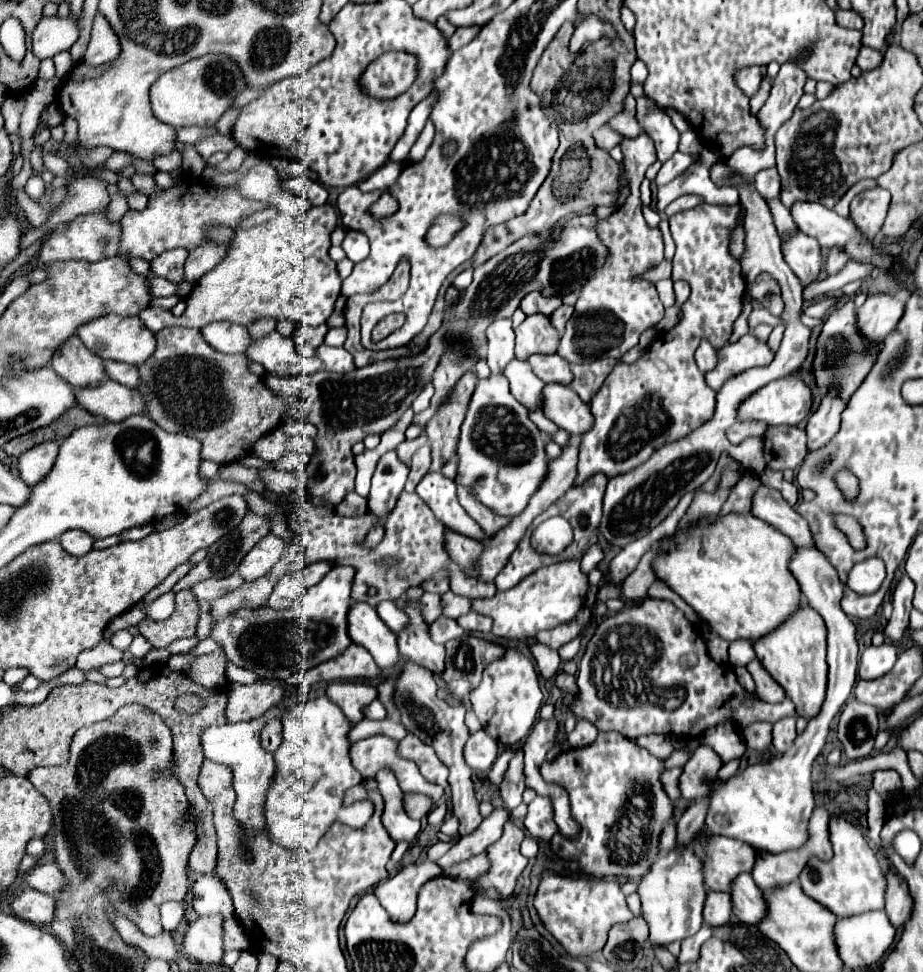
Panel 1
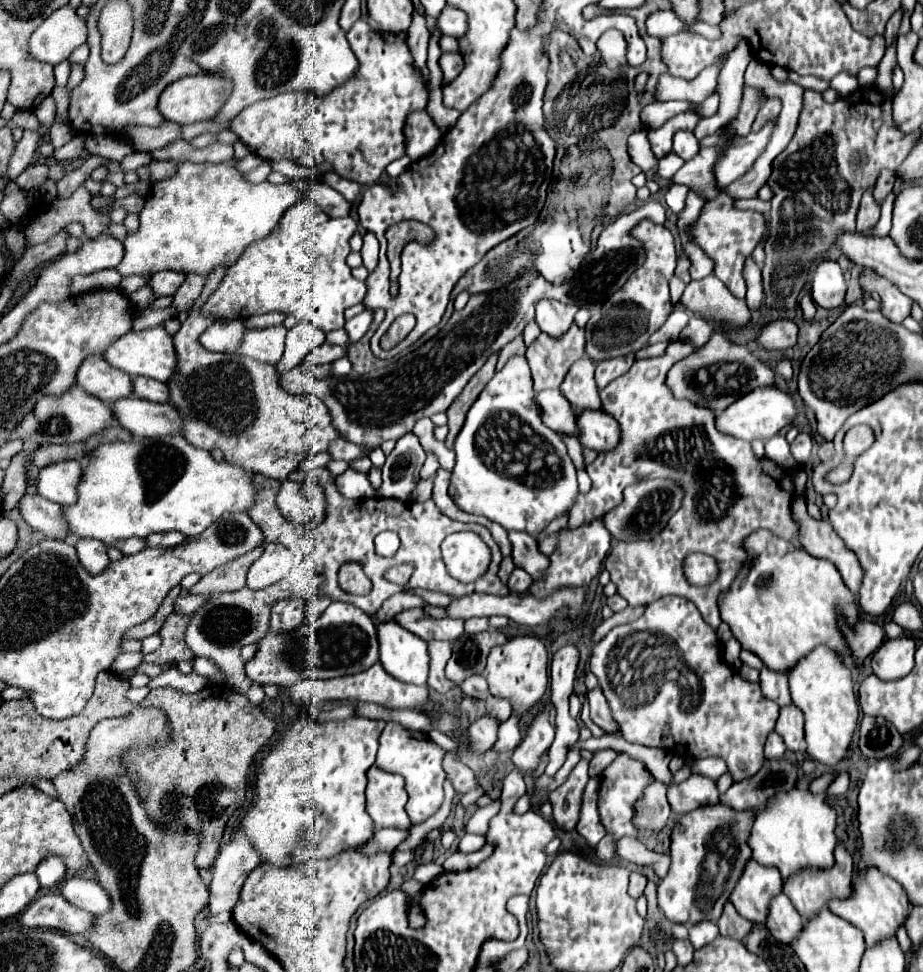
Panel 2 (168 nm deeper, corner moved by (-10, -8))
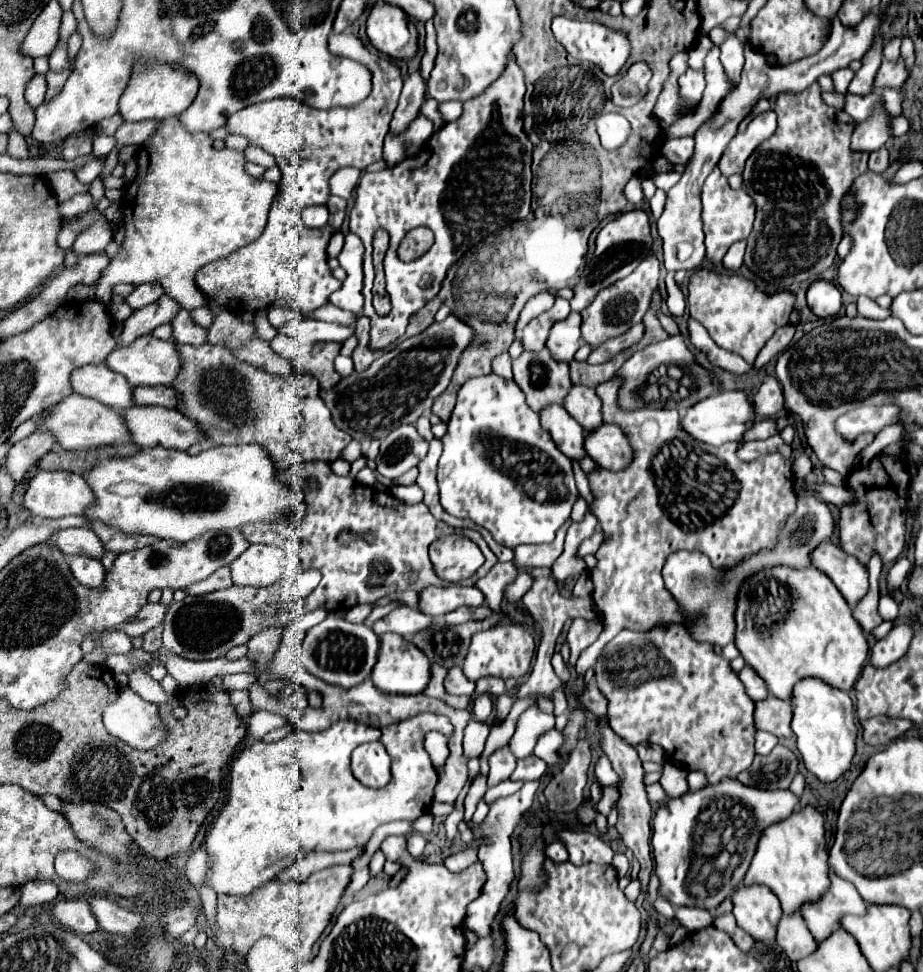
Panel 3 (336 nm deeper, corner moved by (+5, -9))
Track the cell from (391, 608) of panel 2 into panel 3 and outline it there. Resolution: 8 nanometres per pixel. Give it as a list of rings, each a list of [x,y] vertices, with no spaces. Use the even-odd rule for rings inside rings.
[[[356,605],[356,607],[350,607],[348,611],[342,611],[344,619],[348,619],[348,623],[362,623],[368,613],[370,613],[370,605]]]

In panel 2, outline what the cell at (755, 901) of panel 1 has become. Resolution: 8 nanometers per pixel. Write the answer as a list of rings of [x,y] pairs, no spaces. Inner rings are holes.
[[[777,894],[777,898],[771,900],[771,910],[767,912],[765,928],[775,940],[785,944],[789,944],[801,932],[803,918],[785,894]]]

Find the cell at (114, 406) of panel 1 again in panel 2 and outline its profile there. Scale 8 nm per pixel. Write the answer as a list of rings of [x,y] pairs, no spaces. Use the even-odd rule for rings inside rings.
[[[131,394],[111,408],[115,410],[115,420],[135,438],[169,436],[181,430],[179,412],[169,404],[155,404]]]

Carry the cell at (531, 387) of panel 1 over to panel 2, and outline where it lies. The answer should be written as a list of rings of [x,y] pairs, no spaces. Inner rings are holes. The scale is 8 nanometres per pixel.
[[[559,390],[535,392],[535,404],[541,410],[541,418],[543,418],[545,426],[549,426],[551,430],[557,430],[557,432],[577,436],[575,410]]]

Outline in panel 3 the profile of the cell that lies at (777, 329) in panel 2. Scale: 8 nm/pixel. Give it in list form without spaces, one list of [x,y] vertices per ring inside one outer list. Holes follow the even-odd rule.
[[[698,267],[688,279],[686,303],[690,315],[706,327],[718,347],[738,353],[748,363],[754,363],[758,351],[774,335],[774,331],[788,325],[796,295],[792,291],[764,293],[754,281],[742,277],[740,273],[718,273],[714,267]]]

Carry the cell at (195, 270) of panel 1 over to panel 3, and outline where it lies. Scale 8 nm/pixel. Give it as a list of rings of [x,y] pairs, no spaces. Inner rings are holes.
[[[162,295],[156,303],[134,311],[124,321],[124,329],[122,329],[122,335],[118,339],[118,345],[126,347],[126,345],[134,343],[138,337],[152,333],[158,325],[170,323],[170,319],[178,313],[178,309],[180,309],[180,305],[172,297]]]

